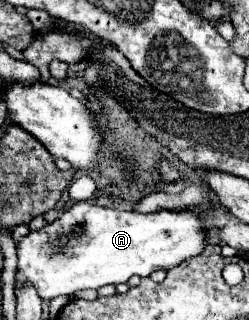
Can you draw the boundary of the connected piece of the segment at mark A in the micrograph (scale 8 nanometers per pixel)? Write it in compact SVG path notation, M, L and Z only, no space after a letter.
M88 202L74 204L68 212L64 212L56 222L46 224L44 228L30 232L22 240L18 240L18 268L16 268L16 286L32 284L38 290L42 300L52 300L56 296L72 296L78 290L98 290L106 284L122 284L128 282L130 276L150 276L154 270L170 270L180 266L184 260L196 256L206 248L208 228L200 220L198 210L160 210L154 214L140 212L124 212L114 208L102 208Z

